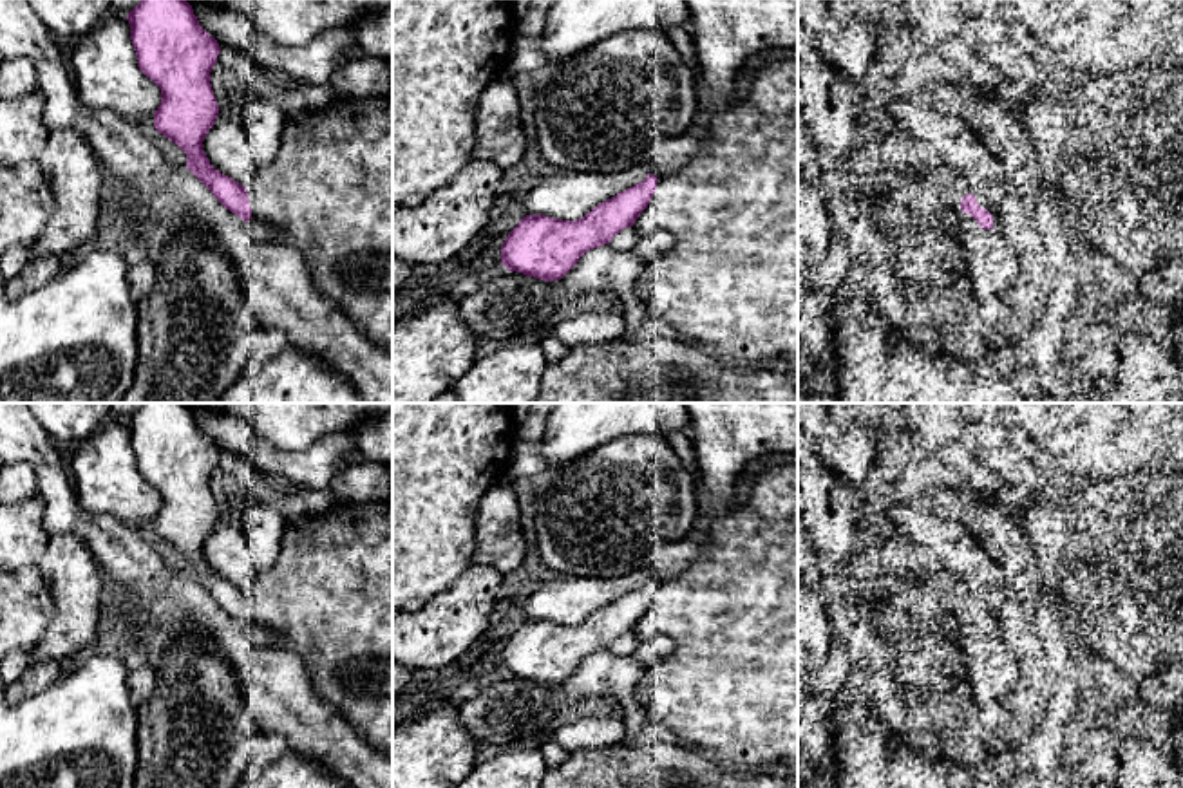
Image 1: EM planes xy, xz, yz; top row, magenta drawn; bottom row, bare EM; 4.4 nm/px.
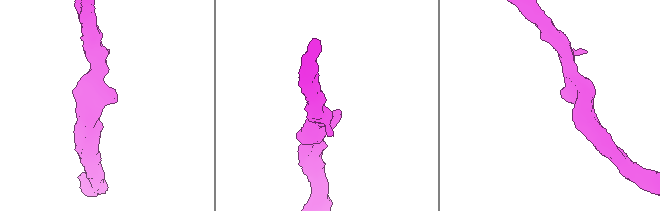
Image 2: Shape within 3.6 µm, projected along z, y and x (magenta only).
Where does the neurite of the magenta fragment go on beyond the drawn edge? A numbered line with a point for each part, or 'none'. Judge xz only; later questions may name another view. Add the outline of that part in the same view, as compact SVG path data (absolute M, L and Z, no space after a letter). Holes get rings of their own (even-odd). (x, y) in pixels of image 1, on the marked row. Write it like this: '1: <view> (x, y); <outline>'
1: xz (673, 154); M700 119L677 139L662 143L648 163L649 174L658 179L664 174L678 172L704 148L705 136L707 132Z

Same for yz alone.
1: yz (965, 223); M959 210L959 213L953 217L951 222L957 228L957 231L962 235L977 233L982 230L979 222L971 215L964 213L962 210Z

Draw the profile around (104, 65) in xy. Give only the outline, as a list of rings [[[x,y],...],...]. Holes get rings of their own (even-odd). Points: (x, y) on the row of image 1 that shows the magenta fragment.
[[[118,13],[74,42],[71,76],[85,105],[110,108],[128,121],[161,105],[161,89],[139,70],[130,23]]]

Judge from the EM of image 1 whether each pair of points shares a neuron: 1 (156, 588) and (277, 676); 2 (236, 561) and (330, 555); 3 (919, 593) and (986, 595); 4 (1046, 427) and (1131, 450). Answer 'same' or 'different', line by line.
1: same
2: different
3: different
4: same

